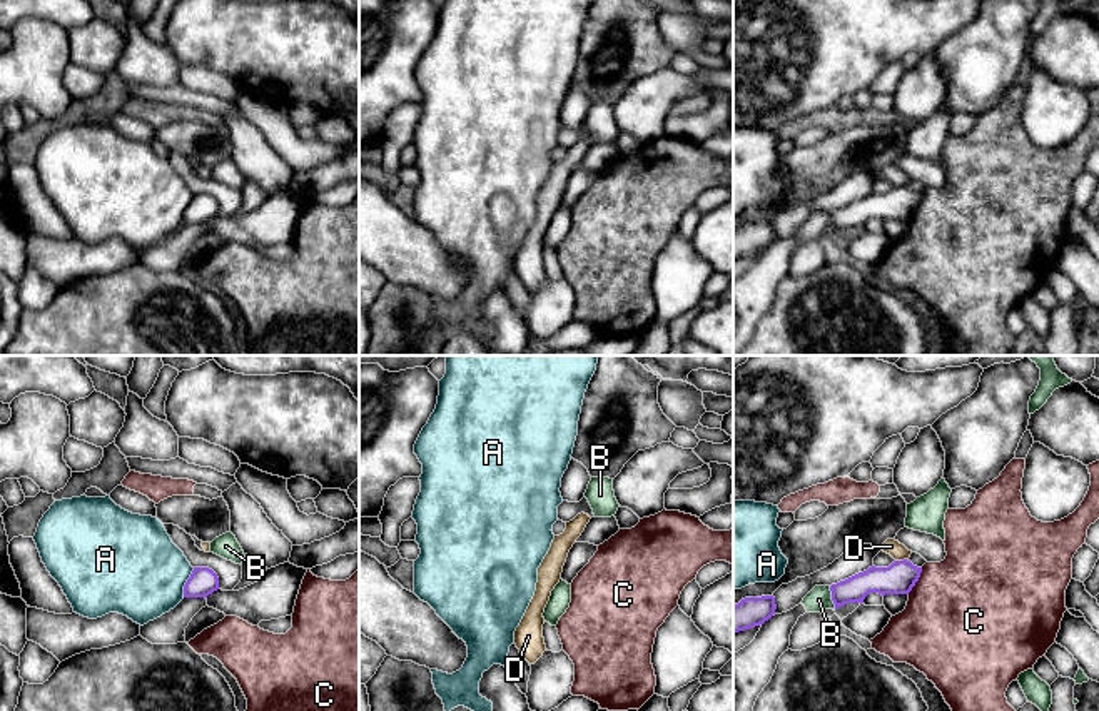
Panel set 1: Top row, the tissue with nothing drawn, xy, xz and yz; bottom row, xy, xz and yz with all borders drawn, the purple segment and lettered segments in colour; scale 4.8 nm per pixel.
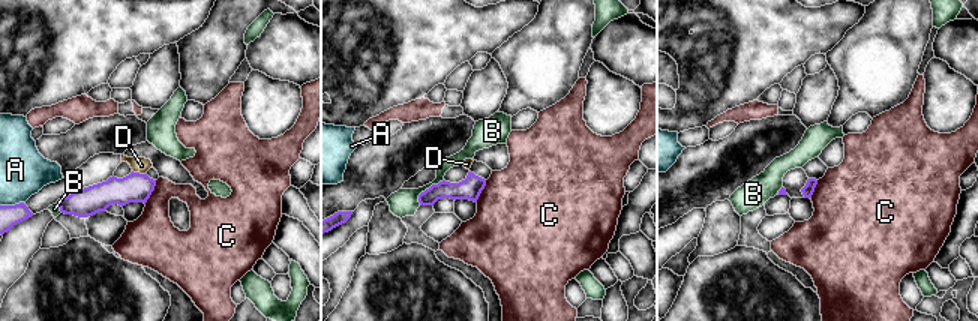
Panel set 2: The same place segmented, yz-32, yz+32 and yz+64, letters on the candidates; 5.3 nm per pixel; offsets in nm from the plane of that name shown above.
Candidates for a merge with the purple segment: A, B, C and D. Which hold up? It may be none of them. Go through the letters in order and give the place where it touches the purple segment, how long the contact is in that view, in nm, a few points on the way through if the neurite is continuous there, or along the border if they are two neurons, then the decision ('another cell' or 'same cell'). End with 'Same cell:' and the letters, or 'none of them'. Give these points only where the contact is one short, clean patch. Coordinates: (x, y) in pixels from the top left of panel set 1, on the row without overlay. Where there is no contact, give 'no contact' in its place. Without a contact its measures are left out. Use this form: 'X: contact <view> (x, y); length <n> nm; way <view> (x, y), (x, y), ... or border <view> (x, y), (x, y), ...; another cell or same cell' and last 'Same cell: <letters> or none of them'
A: contact xy (186, 209); length 160 nm; another cell
B: contact yz (832, 224); length 120 nm; border yz (829, 212), (835, 234); another cell
C: contact yz (917, 206); length 150 nm; border yz (922, 194), (916, 211), (907, 219); another cell
D: contact yz (901, 187); length 60 nm; border yz (906, 184), (896, 187); another cell
Same cell: none of them

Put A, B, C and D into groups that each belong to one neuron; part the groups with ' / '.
A / B / C / D

